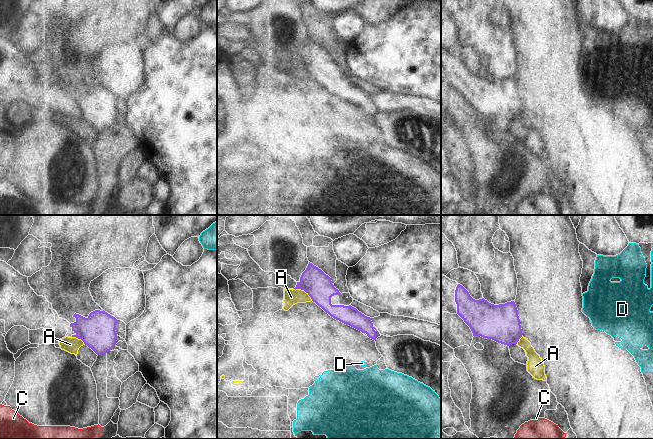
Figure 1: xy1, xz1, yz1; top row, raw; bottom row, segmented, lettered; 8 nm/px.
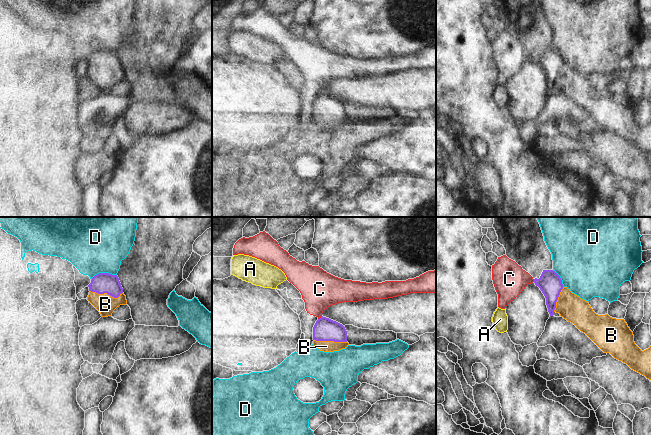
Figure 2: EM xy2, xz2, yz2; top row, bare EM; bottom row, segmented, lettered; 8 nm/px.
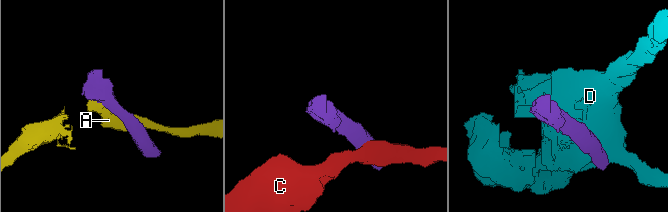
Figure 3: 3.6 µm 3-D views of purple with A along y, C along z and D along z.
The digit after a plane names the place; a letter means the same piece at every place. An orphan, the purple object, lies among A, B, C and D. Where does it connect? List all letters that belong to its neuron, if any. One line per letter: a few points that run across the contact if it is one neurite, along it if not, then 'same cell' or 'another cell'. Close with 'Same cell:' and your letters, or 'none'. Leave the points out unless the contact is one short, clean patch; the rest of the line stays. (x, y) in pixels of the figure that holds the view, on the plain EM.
A: xz1 (294, 64), (303, 66), (312, 76) | another cell
B: xy2 (101, 59), (106, 68), (105, 80) | same cell
C: xz2 (321, 91), (318, 95) | another cell
D: another cell
Same cell: B

